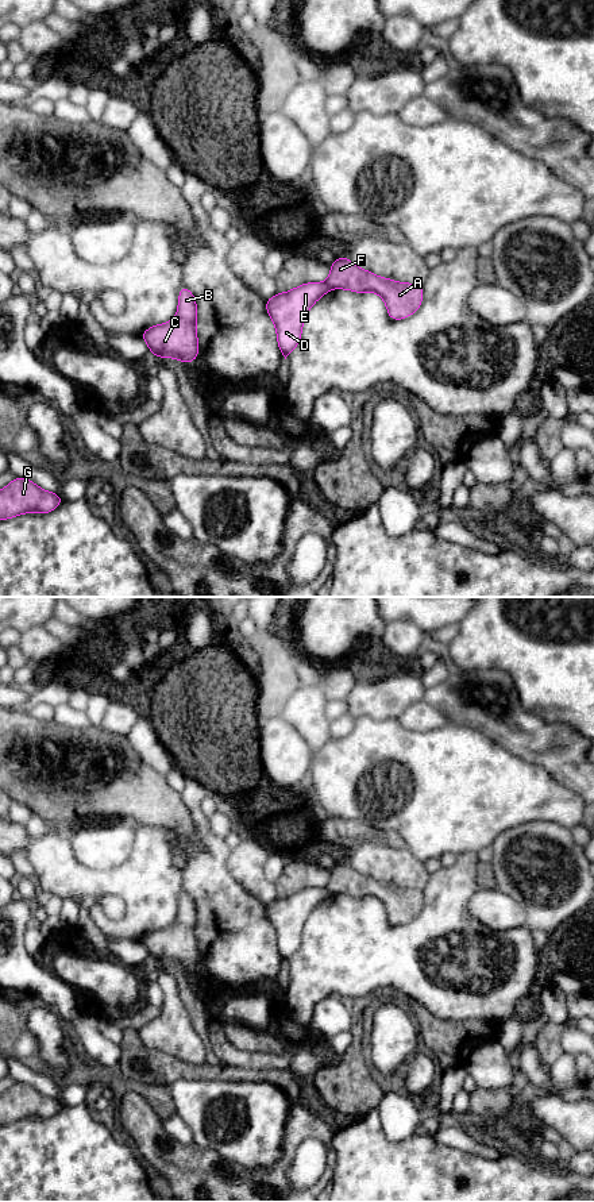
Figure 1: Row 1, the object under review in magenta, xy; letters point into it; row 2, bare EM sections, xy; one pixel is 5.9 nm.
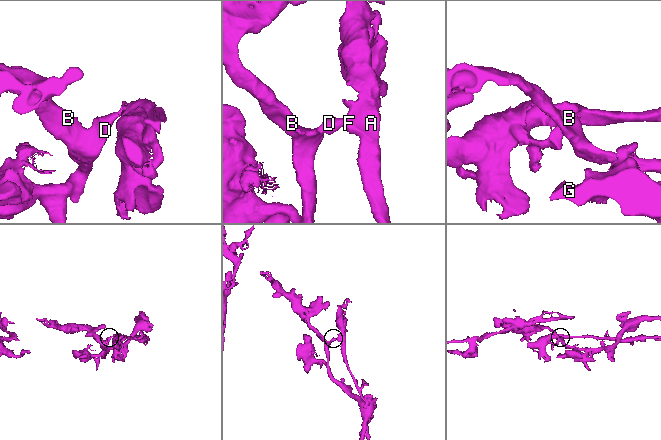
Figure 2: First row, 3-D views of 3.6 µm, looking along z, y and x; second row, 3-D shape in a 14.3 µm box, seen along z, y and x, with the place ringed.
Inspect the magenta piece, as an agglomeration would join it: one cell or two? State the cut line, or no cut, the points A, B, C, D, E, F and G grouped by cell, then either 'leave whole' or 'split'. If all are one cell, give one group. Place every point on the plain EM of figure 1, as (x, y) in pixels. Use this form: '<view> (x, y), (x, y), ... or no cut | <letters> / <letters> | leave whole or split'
xy (324, 887), (331, 892) | A F / B C D E G | split

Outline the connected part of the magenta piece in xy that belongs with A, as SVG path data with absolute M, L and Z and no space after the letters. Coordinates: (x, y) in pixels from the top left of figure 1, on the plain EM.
M347 862L338 863L332 867L331 878L325 889L333 894L377 898L383 904L387 920L393 925L406 924L423 908L421 889L405 889L378 882L358 872Z

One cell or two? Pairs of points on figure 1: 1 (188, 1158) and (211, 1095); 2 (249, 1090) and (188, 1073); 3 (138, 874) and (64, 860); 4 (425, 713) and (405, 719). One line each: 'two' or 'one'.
1: two
2: two
3: one
4: one

